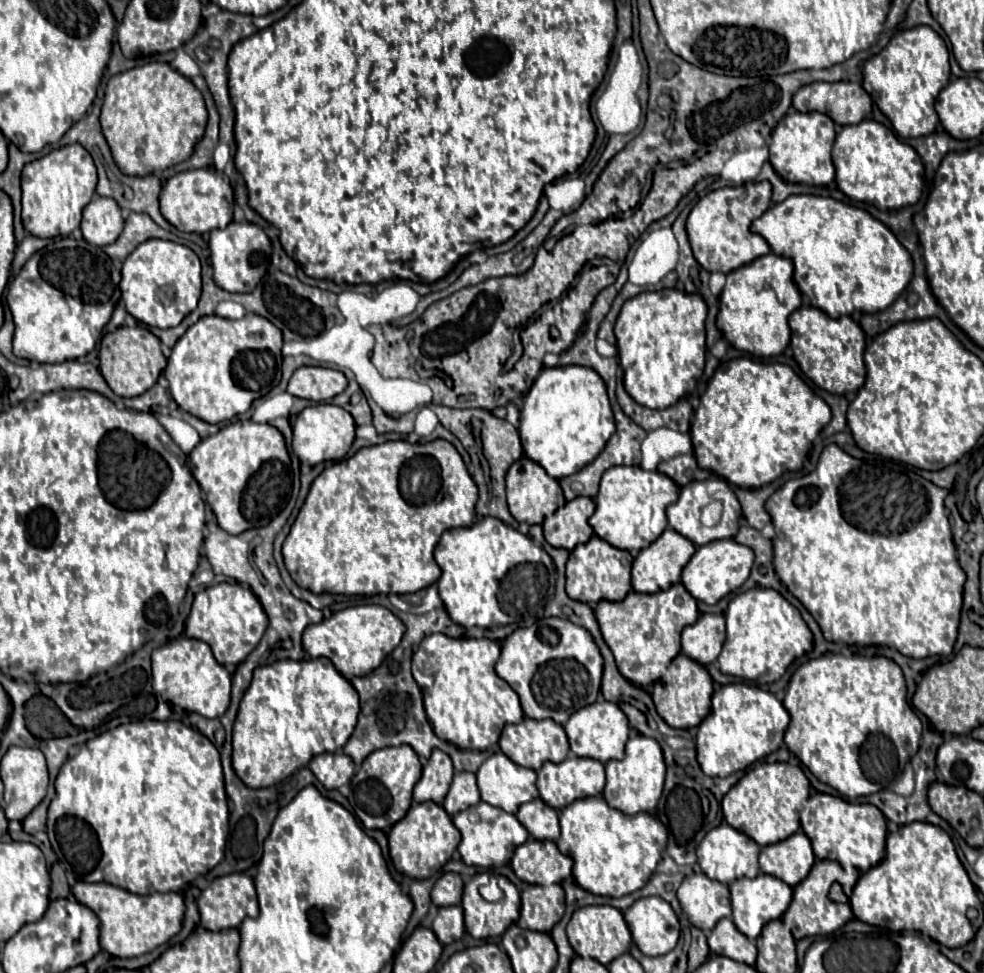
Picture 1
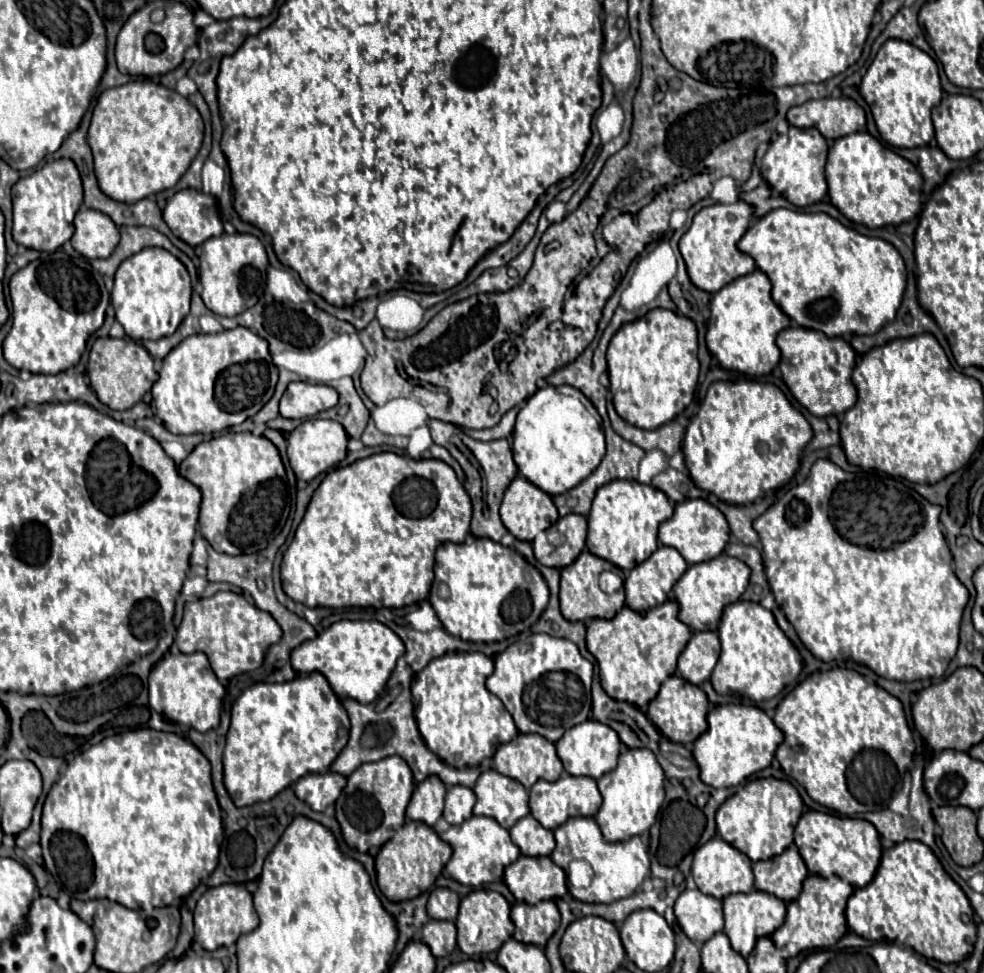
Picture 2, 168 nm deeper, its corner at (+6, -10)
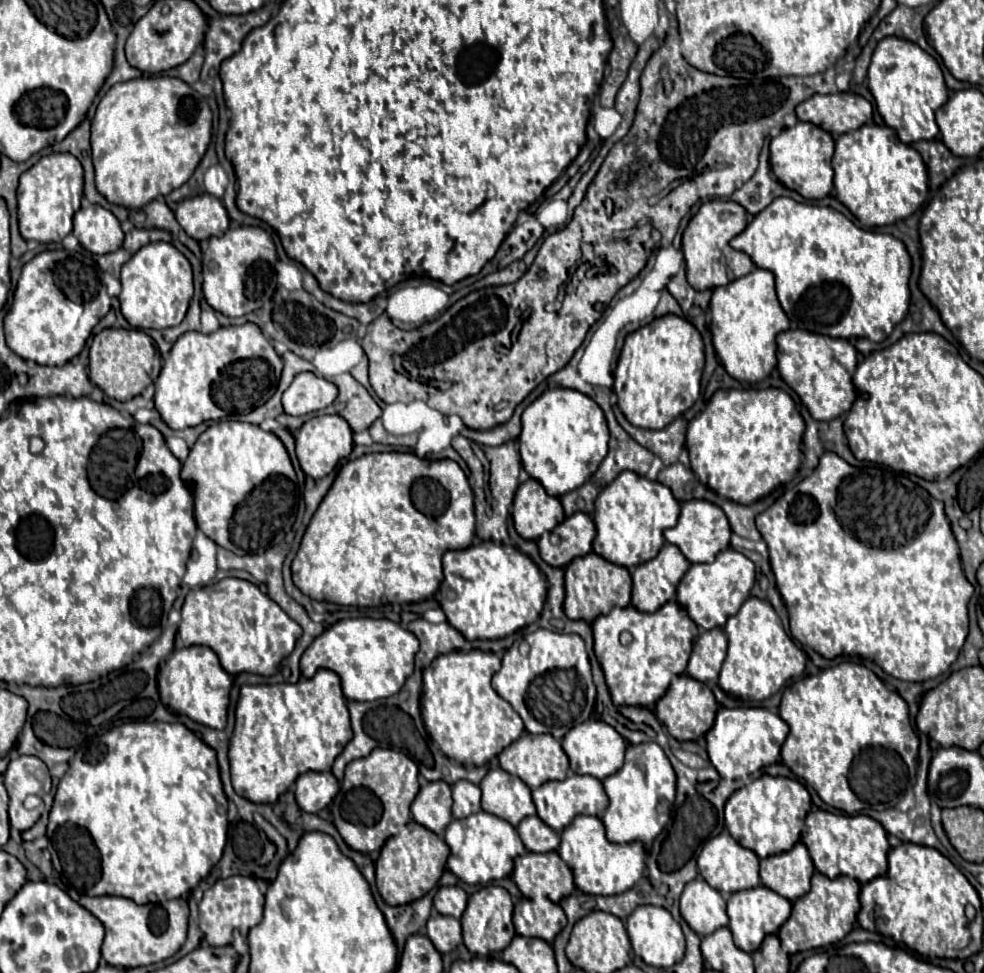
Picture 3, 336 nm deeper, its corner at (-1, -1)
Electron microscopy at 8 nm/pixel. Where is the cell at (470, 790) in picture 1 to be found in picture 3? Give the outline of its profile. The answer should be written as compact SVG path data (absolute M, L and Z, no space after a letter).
M459 780L453 784L453 818L467 818L481 810L481 790L477 784Z

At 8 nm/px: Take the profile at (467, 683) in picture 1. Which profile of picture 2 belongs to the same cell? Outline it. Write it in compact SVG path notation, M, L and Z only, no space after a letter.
M480 651L474 653L446 653L432 659L412 681L412 699L416 709L418 729L432 753L436 753L444 763L452 767L476 767L482 759L492 757L498 745L512 741L518 729L512 715L504 709L502 701L486 689L486 677L494 671L494 661Z

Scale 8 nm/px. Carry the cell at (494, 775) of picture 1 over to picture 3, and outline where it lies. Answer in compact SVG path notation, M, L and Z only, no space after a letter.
M501 768L489 770L481 780L481 808L507 820L511 826L535 814L535 804L531 800L531 790L517 776L507 774Z

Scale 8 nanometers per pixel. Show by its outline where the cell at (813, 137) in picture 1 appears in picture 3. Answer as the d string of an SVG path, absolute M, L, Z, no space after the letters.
M797 122L797 126L785 128L779 136L771 140L771 146L769 146L771 170L775 178L783 182L783 186L797 190L803 198L807 200L825 198L833 190L833 170L831 170L833 146L835 142L829 132L807 122Z

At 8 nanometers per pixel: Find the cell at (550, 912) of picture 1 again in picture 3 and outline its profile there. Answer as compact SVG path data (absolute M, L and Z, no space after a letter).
M549 898L545 900L519 900L513 912L515 932L527 938L541 938L545 942L553 942L553 938L567 924L565 912L561 906L553 904Z

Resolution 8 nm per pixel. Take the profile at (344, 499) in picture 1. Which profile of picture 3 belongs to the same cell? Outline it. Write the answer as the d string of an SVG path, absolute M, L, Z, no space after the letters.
M403 452L367 454L339 470L331 490L313 514L291 566L293 582L309 598L341 606L381 606L381 594L397 604L423 602L443 582L443 552L465 550L471 546L473 536L473 490L457 462L423 460Z

